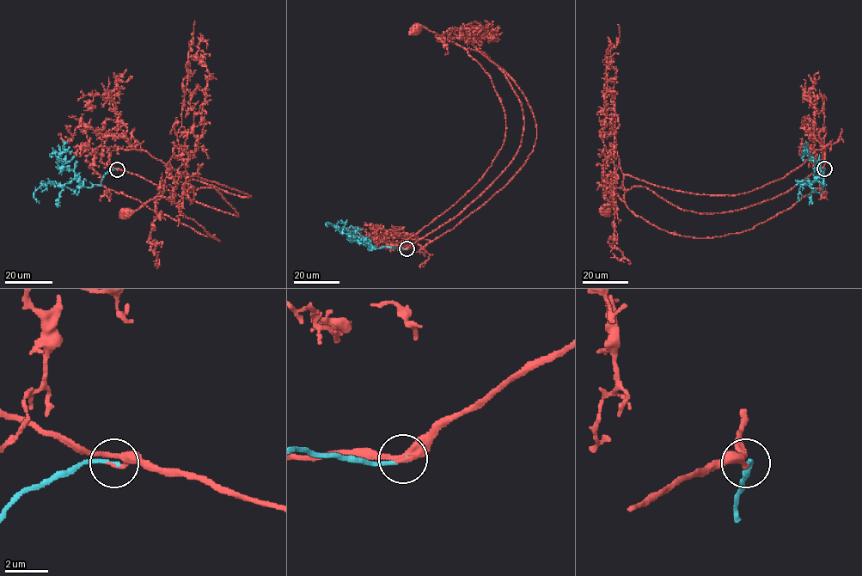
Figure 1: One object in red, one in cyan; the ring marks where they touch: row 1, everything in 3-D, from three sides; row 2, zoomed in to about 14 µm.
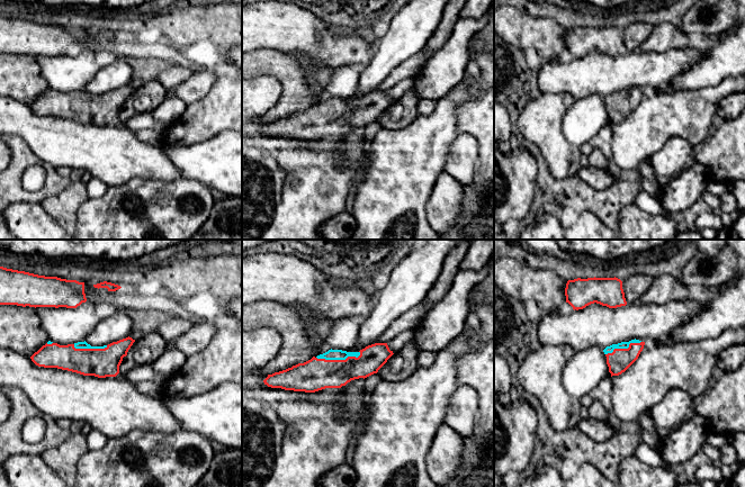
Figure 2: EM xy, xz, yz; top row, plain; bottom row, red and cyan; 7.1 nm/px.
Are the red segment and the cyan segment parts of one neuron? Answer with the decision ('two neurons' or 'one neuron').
one neuron

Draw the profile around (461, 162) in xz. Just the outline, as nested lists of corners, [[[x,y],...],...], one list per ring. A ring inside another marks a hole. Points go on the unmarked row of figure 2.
[[[458,133],[445,163],[445,172],[468,186],[475,182],[478,161],[478,142],[469,134]]]

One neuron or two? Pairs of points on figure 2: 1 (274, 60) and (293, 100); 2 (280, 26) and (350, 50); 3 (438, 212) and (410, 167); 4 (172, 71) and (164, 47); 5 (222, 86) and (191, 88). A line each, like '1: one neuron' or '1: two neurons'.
1: one neuron
2: one neuron
3: two neurons
4: two neurons
5: two neurons

